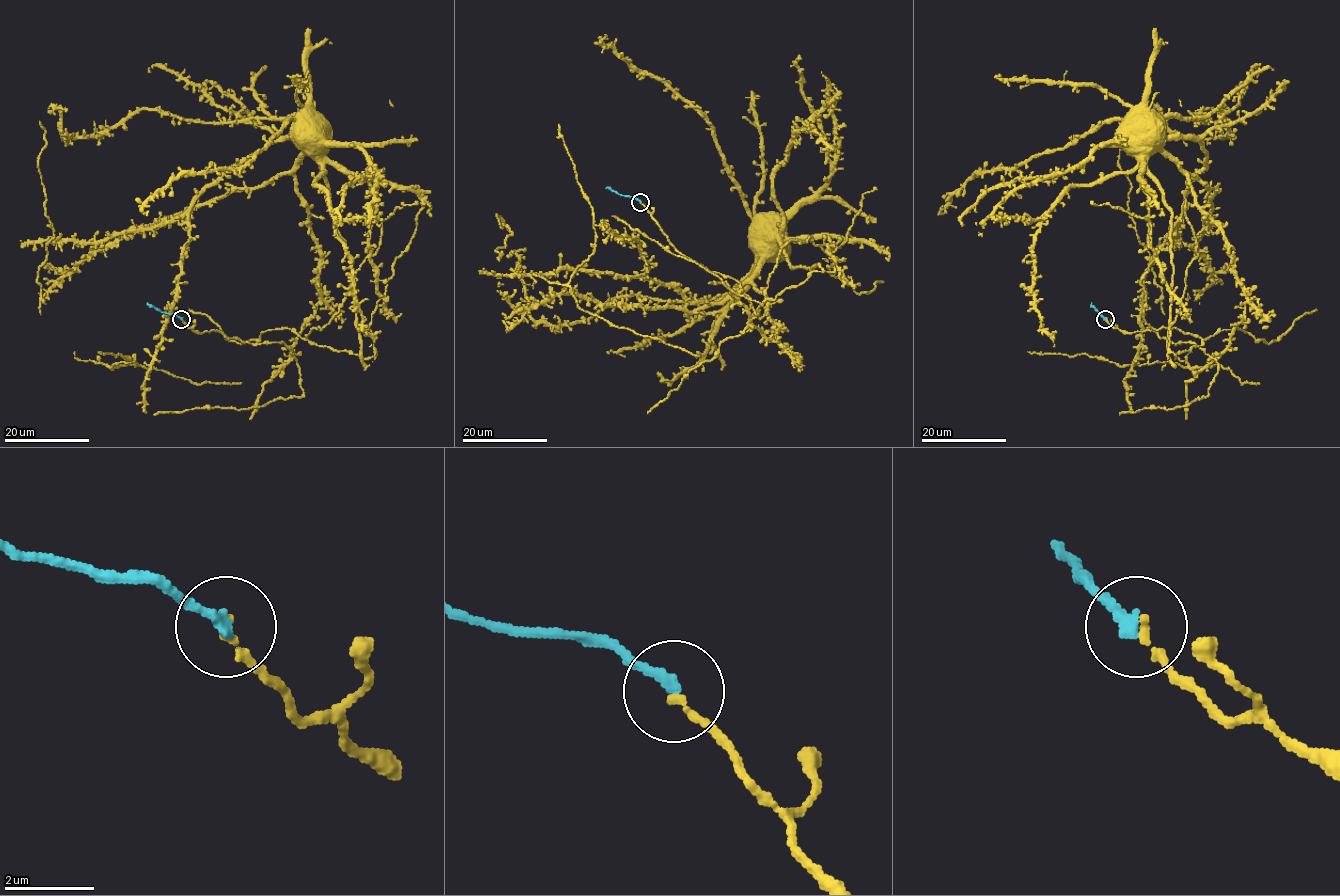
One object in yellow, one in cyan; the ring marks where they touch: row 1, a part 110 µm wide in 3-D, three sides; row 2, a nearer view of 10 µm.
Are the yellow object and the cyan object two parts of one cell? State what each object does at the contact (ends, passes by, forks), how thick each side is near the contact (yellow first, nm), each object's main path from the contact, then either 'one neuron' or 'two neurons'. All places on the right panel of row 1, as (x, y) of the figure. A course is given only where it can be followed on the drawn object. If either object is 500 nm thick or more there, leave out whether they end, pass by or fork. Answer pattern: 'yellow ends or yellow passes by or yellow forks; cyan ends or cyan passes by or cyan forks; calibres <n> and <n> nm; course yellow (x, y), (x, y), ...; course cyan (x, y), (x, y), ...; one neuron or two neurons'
yellow ends; cyan ends; calibres 180 and 280 nm; course yellow (1105, 319), (1126, 332), (1193, 342), (1213, 359), (1246, 300), (1229, 245), (1190, 179), (1125, 130); course cyan (1105, 319), (1092, 303); one neuron

